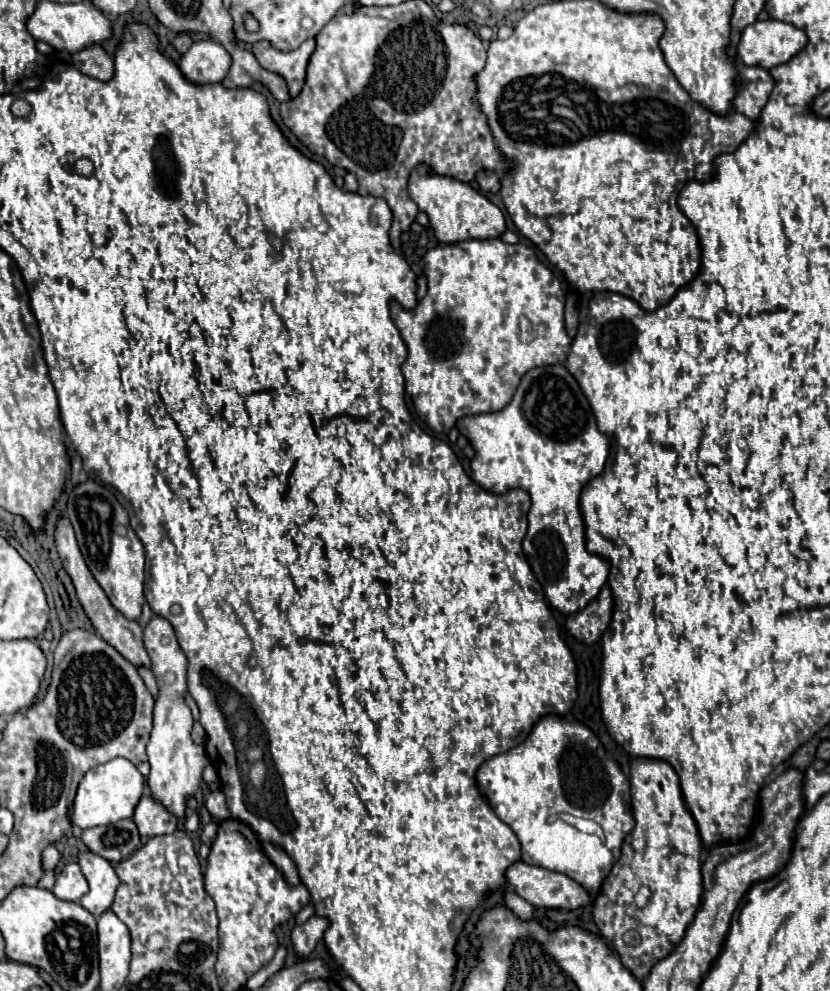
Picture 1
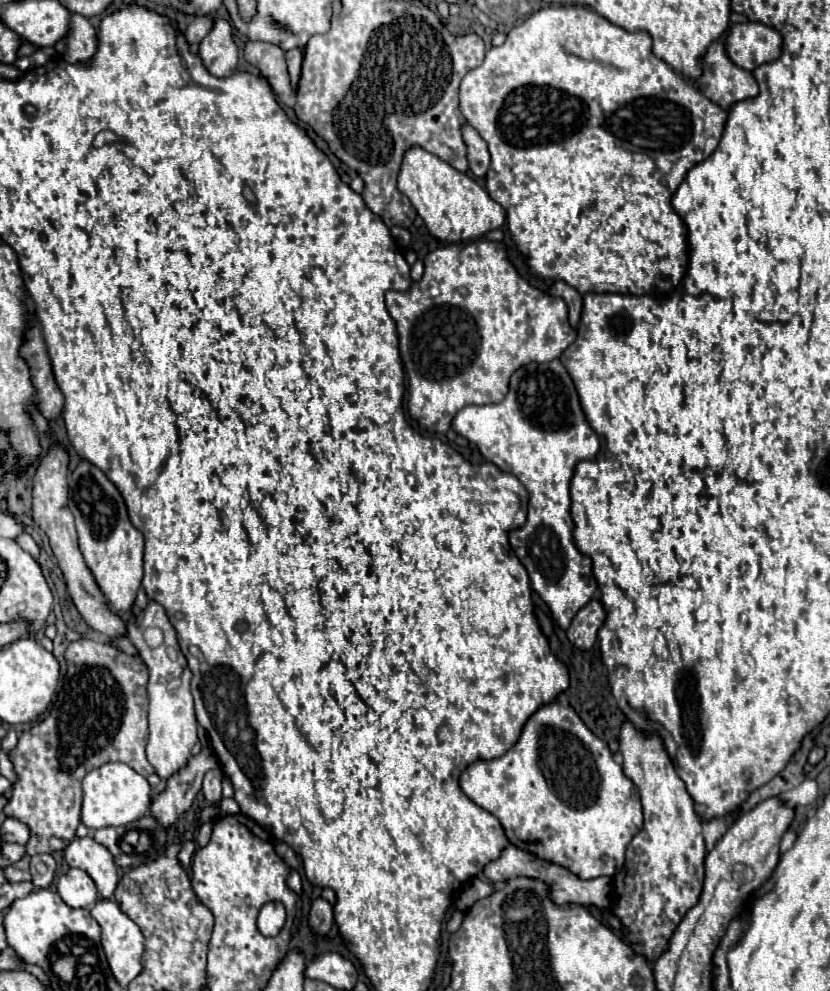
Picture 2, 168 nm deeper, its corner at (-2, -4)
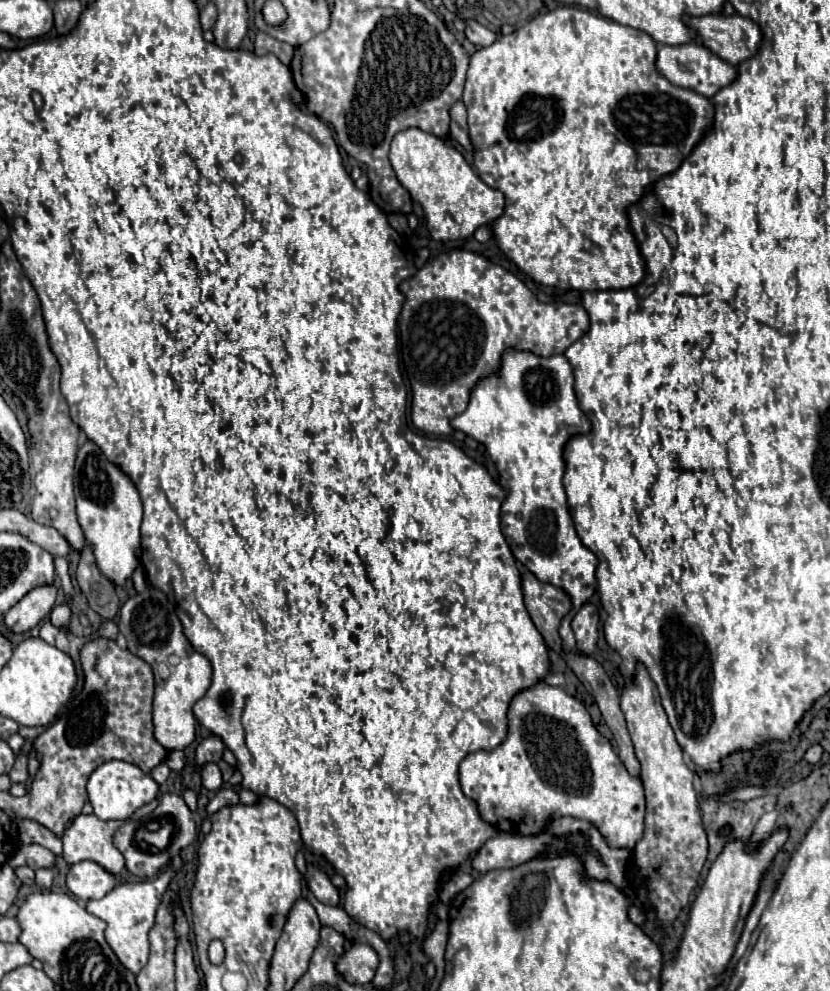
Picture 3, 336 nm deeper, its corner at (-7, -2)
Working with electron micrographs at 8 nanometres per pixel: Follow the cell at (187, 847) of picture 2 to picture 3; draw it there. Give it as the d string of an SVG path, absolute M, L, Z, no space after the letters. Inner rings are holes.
M178 853L172 858L172 862L166 871L160 874L153 881L143 881L143 883L121 883L117 885L111 893L107 893L103 899L91 899L85 903L85 909L103 919L107 924L105 930L105 938L107 943L111 945L111 949L115 951L115 955L119 957L119 961L131 971L131 973L139 973L147 959L149 959L149 939L147 933L151 931L153 923L155 923L155 913L157 907L161 905L161 897L165 893L168 884L176 873L182 868L182 861Z

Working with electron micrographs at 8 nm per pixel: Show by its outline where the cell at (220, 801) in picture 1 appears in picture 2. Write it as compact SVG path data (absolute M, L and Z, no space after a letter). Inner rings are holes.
M210 769L210 771L204 775L202 793L204 793L204 797L208 799L210 805L218 805L218 801L222 799L220 779L222 779L222 771L220 771L220 769Z

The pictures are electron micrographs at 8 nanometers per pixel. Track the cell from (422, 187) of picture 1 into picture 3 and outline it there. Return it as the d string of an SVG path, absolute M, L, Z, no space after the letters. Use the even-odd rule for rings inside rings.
M417 127L399 131L391 141L389 161L401 185L421 203L427 217L427 229L435 241L471 237L477 227L491 225L503 213L503 193L485 185L465 157L443 137L425 133Z

